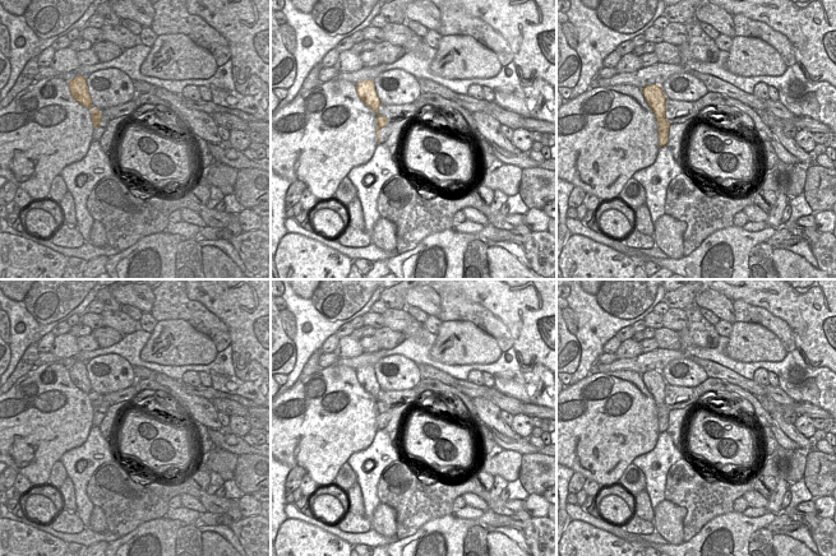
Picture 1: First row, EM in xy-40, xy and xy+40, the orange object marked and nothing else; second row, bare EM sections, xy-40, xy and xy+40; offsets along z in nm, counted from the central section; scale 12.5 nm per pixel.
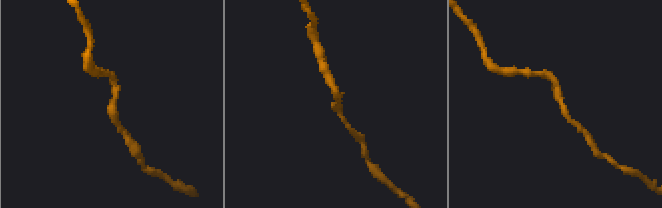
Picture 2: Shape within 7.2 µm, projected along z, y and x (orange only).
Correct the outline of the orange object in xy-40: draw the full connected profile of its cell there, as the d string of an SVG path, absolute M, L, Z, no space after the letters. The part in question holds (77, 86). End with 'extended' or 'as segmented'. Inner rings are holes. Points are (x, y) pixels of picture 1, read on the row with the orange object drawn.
M75 77L68 82L68 84L70 94L77 102L87 108L92 108L92 101L87 91L86 77Z | as segmented

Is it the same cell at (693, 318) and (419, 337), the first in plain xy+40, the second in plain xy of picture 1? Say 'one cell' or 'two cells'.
one cell

